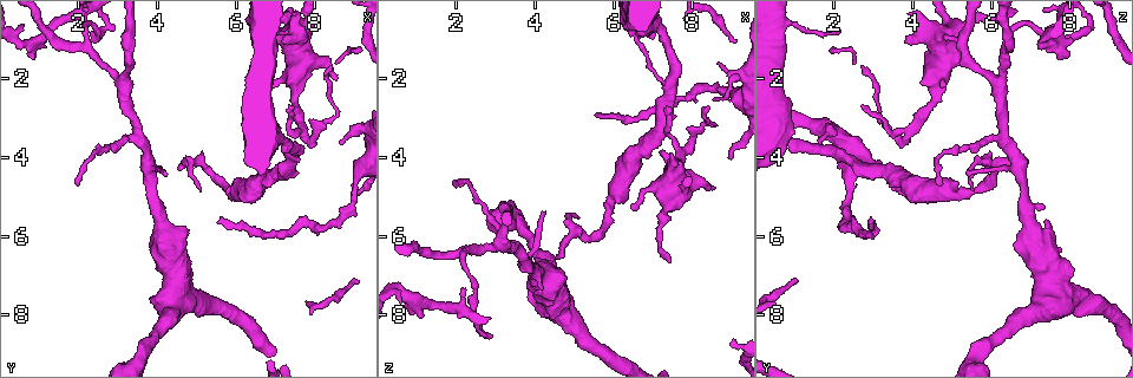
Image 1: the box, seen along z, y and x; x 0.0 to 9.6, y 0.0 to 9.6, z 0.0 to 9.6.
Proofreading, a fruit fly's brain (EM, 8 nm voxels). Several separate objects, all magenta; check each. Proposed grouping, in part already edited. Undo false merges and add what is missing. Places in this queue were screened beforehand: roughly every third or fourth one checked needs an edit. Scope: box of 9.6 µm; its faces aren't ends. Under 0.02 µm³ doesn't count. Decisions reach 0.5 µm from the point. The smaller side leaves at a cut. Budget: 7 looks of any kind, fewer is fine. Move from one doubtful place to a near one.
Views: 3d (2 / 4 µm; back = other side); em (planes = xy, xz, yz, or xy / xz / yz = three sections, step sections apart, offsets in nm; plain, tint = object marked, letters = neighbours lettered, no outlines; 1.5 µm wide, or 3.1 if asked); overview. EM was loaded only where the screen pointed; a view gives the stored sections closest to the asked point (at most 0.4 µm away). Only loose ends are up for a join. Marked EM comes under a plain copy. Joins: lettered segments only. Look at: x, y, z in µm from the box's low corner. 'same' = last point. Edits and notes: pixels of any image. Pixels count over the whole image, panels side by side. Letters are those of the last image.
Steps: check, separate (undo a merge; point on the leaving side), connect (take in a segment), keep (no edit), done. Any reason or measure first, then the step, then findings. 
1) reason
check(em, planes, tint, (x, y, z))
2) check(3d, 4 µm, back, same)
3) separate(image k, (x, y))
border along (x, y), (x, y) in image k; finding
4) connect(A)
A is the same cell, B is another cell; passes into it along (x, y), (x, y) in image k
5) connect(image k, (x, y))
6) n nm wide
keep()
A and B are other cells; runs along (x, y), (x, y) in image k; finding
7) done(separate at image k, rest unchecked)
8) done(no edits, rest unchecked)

free end
check(em, planes, letters, (8.70, 3.75, 1.60))

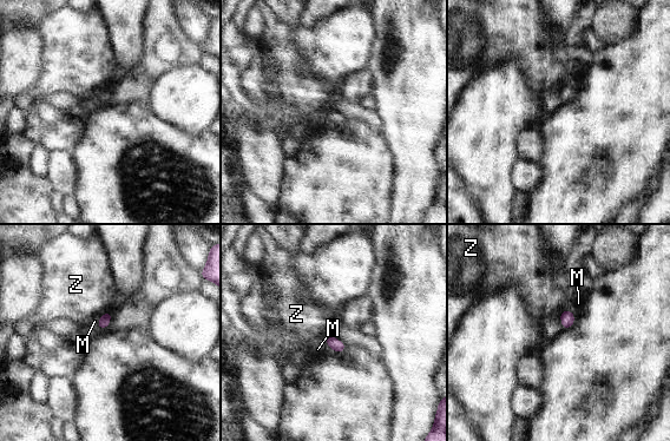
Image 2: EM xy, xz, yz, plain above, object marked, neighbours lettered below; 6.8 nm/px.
keep()
M and Z are other cells; border along (562, 310), (570, 310), (575, 321) in image 2; no lettered segment goes on from it

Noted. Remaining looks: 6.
an open end
check(3d, 4 µm, (7.15, 1.10, 3.75))

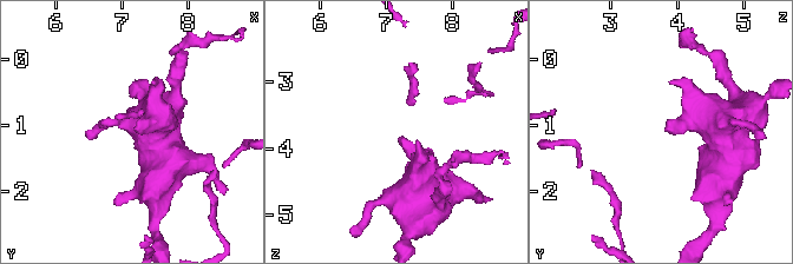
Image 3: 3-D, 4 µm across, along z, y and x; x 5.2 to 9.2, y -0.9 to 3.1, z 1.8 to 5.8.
now the EM
check(em, planes, letters, (7.25, 1.10, 3.80))

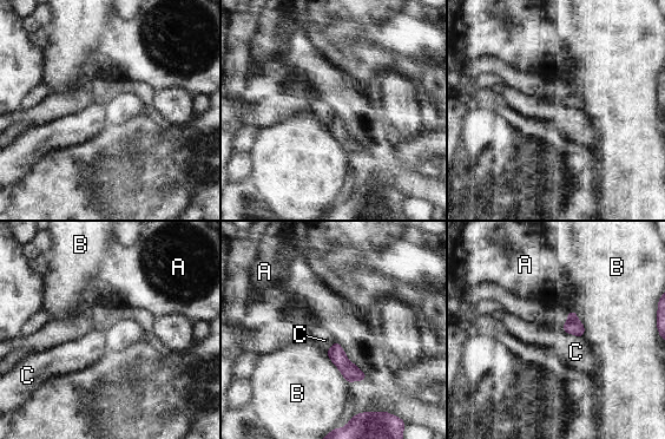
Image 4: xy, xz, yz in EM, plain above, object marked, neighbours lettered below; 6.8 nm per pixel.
B touches over 240 nm
keep()
A, B and C are other cells; border along (564, 331), (581, 338) in image 4; no lettered segment goes on from it

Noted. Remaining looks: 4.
an open end
check(em, xz, step 8, letters, (4.15, 4.40, 5.35))

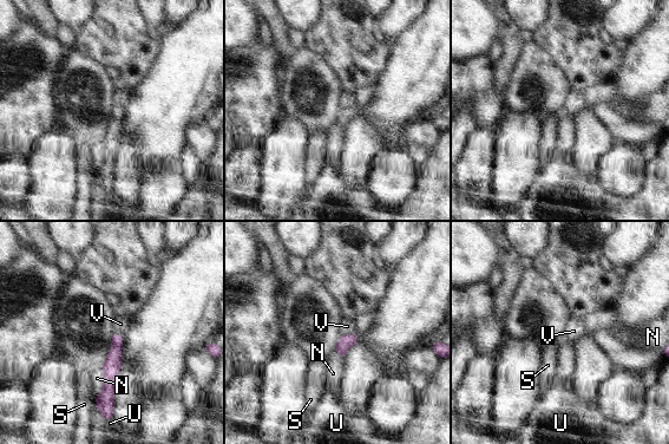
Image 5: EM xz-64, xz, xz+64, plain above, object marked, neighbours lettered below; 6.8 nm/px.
check(em, yz, step 4, letters, same)

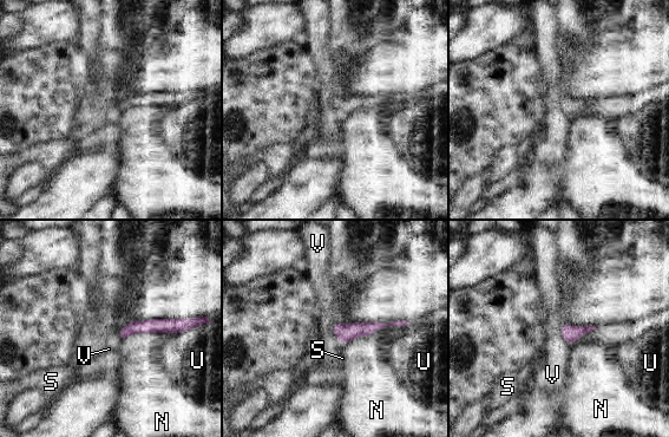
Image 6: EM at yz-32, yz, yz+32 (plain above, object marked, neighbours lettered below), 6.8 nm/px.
70 nm wide
keep()
N, S, U and V are other cells; border along (561, 325), (561, 336), (571, 344) in image 6; no lettered segment goes on from it

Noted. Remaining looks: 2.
done(no edits, rest unchecked)

